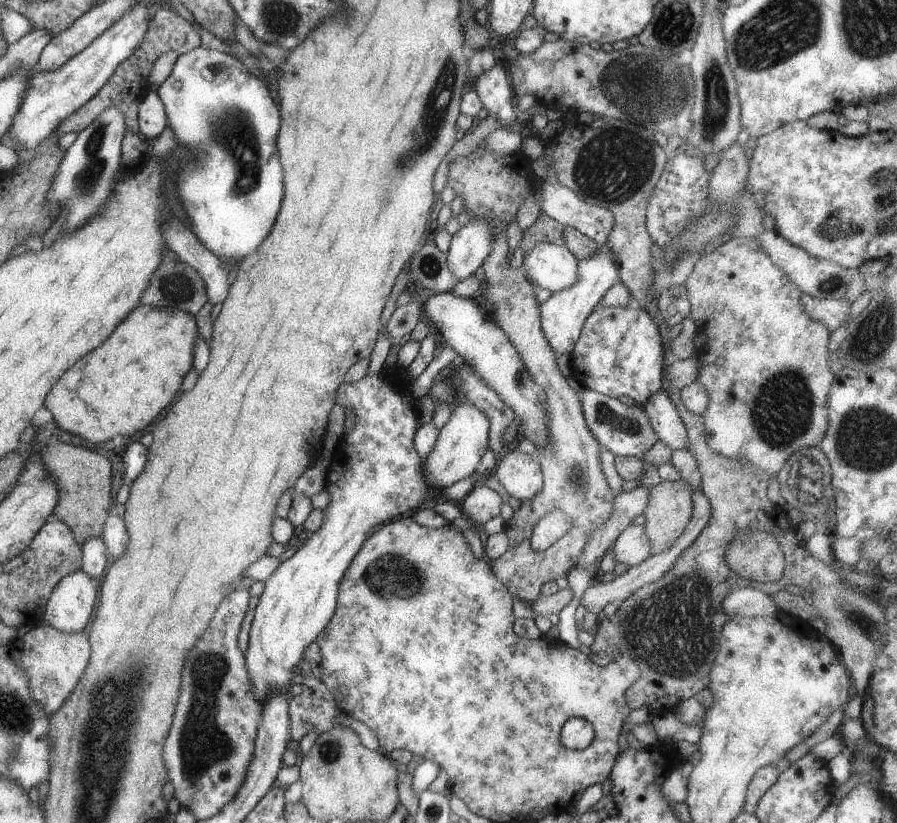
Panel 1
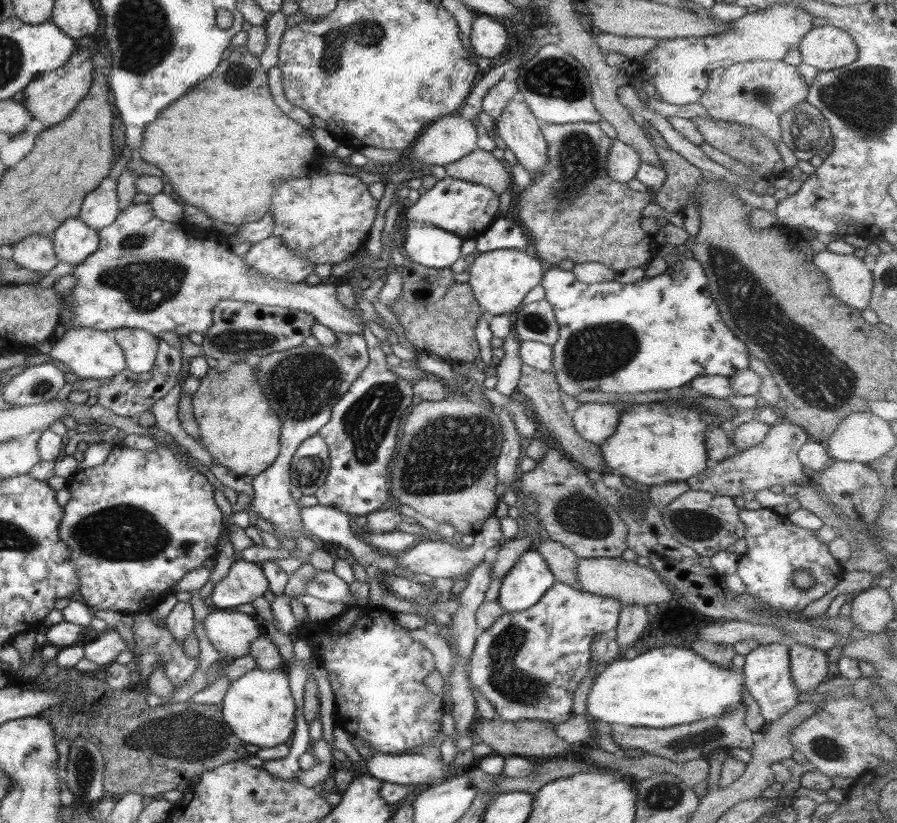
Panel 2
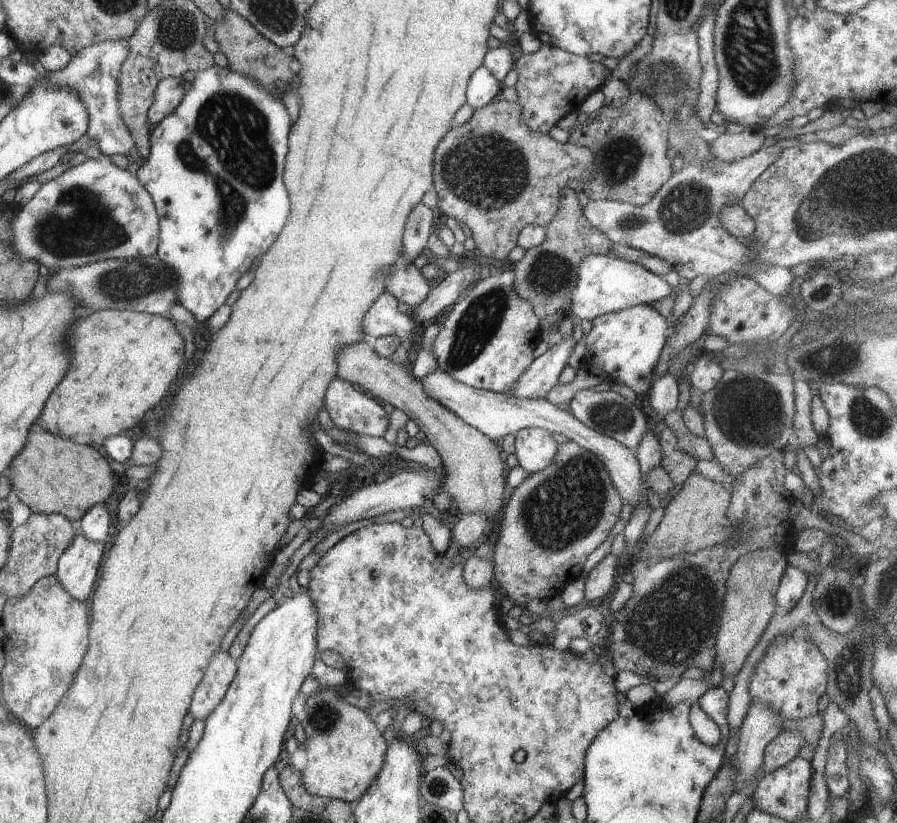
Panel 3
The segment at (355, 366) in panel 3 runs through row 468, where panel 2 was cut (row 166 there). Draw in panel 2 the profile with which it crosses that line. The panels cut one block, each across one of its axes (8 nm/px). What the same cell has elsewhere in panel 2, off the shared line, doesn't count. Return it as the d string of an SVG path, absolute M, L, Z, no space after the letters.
M473 149L463 158L444 166L447 177L481 184L499 195L509 186L511 175L502 161L491 152Z

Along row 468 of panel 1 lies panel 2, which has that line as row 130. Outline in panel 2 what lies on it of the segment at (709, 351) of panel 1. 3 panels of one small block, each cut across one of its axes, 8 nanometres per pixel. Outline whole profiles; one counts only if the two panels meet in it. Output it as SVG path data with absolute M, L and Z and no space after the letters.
M749 60L738 62L725 68L719 67L707 77L707 86L697 103L701 103L711 118L727 121L730 123L742 124L749 128L757 128L765 137L772 139L773 144L776 140L781 140L781 129L779 129L778 116L795 106L798 102L805 101L808 93L808 85L803 81L797 72L796 66L783 63L783 61L761 61Z

